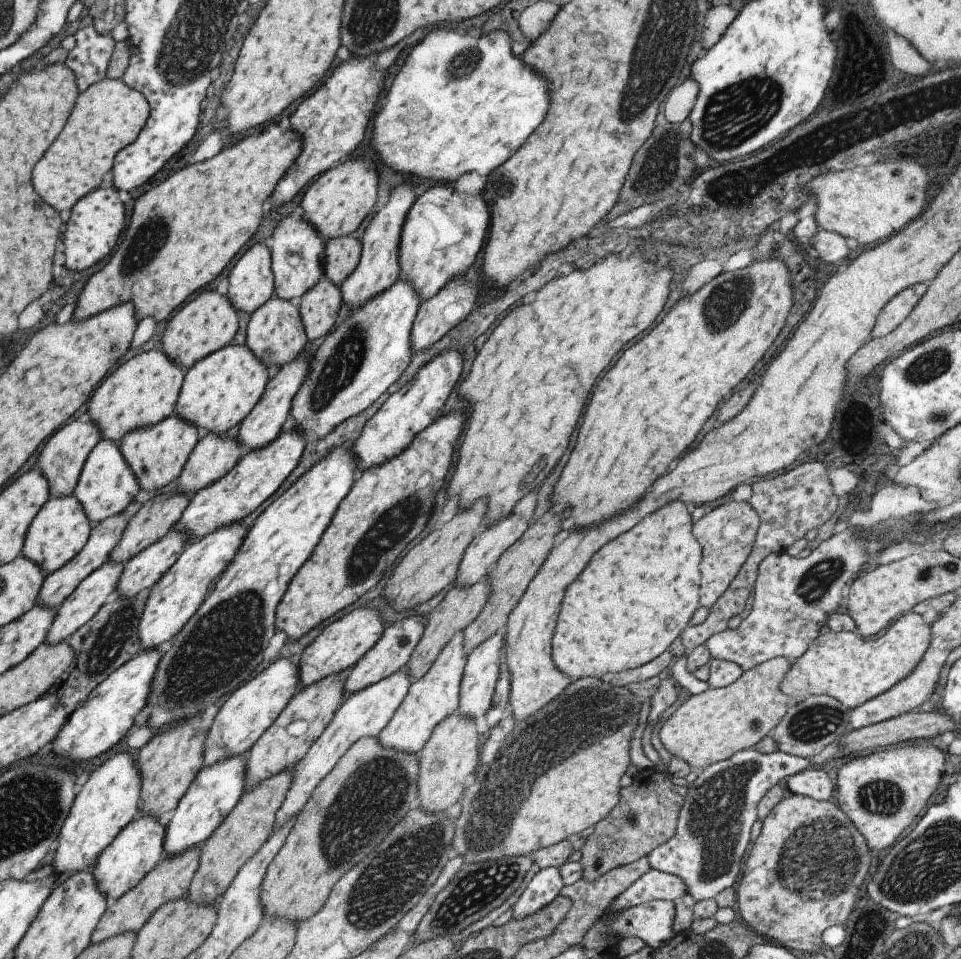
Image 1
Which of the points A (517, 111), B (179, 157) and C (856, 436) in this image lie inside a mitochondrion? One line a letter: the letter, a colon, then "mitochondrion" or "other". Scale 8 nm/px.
A: other
B: other
C: other

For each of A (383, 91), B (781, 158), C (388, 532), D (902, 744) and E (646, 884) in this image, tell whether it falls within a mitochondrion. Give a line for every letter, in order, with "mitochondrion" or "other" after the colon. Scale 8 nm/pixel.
A: other
B: mitochondrion
C: mitochondrion
D: other
E: other

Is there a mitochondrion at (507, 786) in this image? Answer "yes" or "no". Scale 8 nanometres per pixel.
yes

